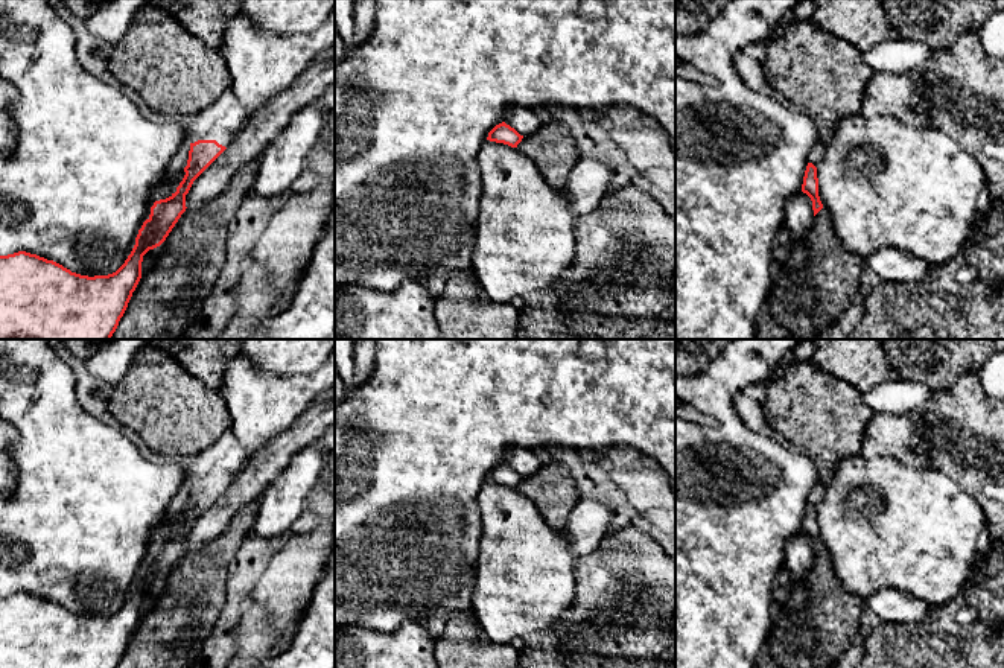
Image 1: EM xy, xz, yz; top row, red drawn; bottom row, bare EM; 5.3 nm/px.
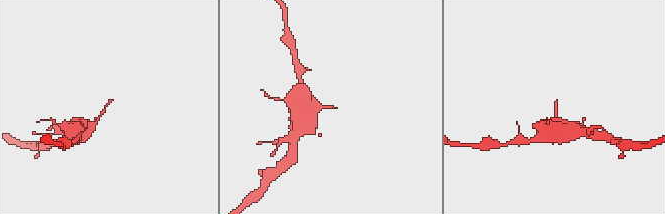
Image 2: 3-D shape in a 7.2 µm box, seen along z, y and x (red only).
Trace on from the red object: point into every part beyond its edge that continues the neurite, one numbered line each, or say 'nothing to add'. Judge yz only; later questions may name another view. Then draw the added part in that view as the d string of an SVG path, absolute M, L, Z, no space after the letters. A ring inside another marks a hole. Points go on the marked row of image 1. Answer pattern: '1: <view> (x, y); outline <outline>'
nothing to add

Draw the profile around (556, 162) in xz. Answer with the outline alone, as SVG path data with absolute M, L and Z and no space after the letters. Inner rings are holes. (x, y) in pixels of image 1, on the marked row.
M558 120L543 123L534 135L523 137L516 149L529 157L546 183L560 192L581 158L569 128Z

